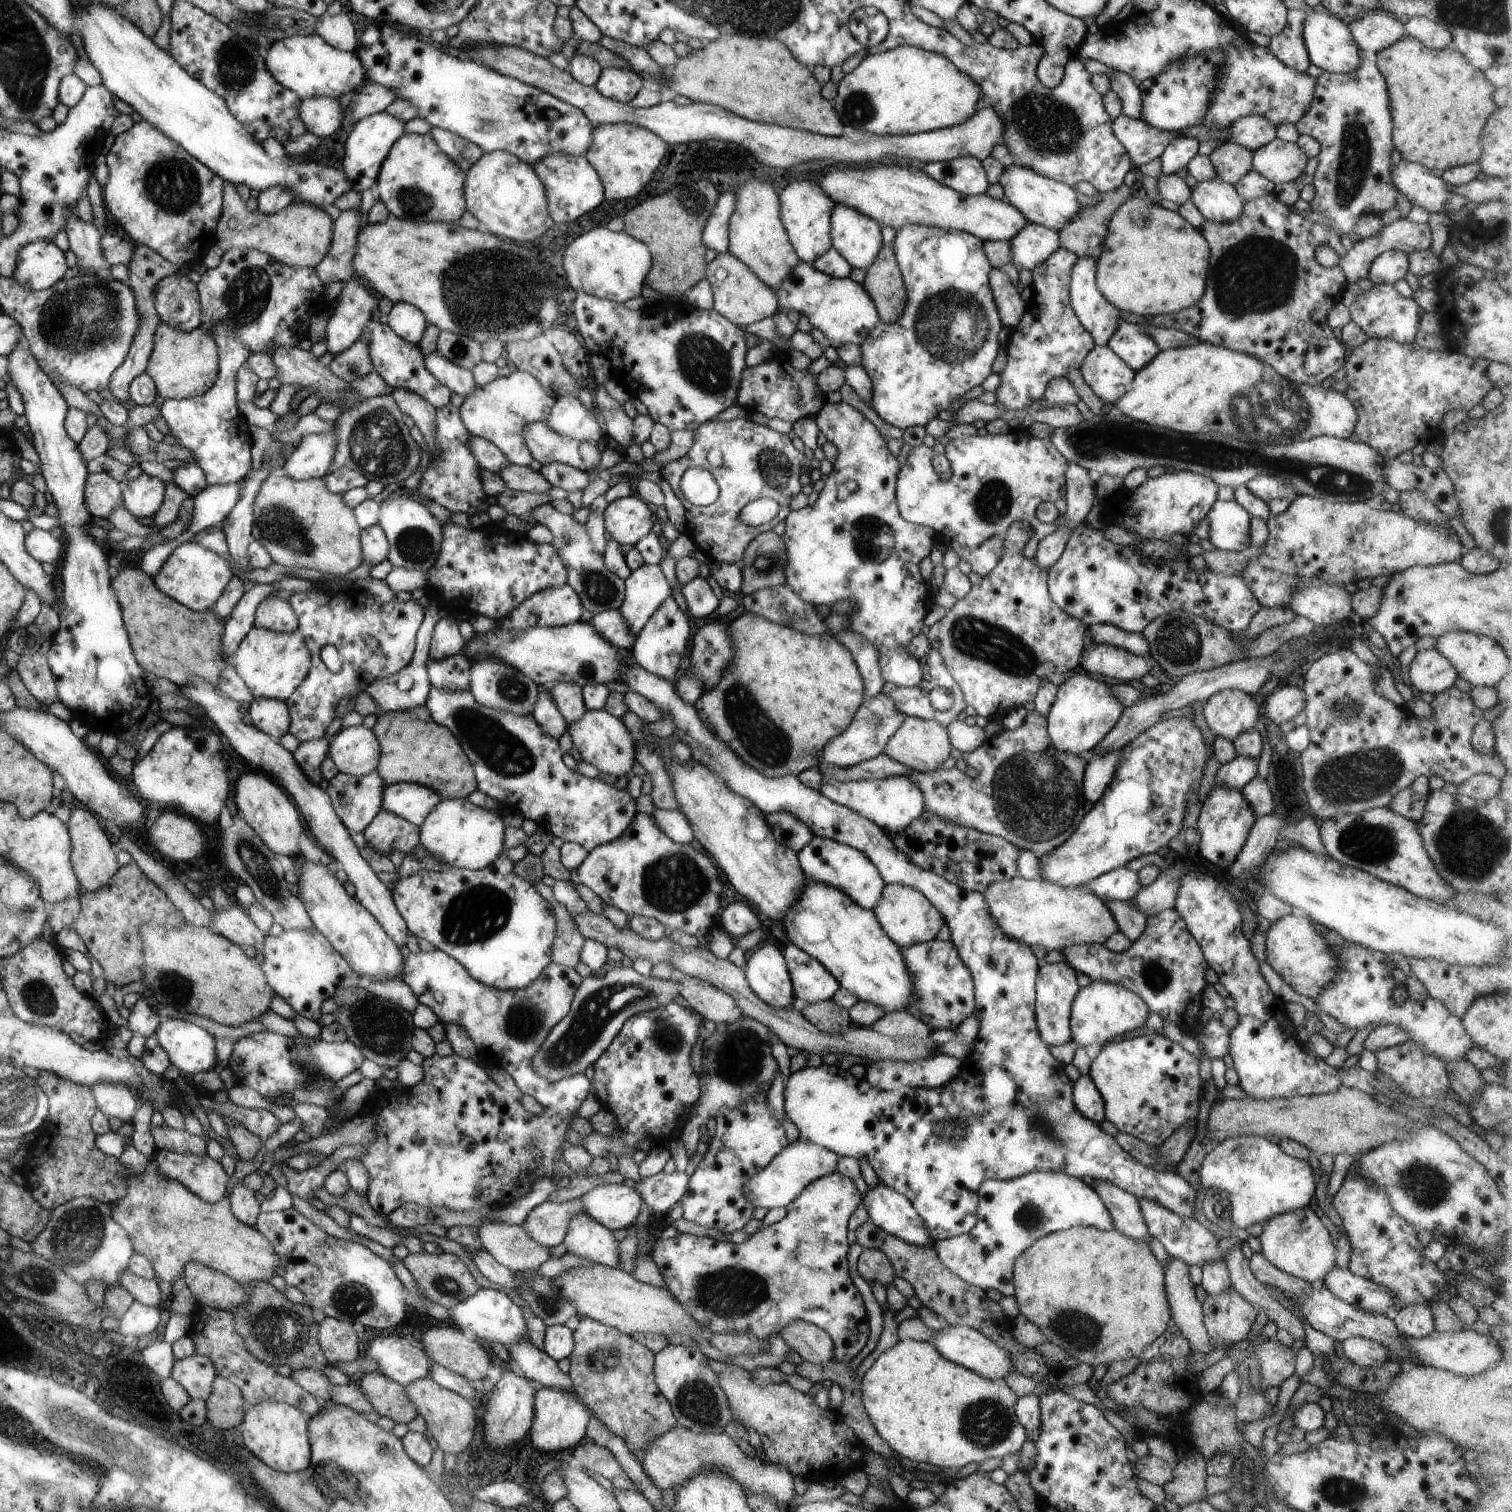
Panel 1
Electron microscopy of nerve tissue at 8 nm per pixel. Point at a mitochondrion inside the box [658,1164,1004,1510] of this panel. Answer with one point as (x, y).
(731, 1292)

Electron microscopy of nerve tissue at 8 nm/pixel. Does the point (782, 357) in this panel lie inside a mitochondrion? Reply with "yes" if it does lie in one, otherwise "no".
no

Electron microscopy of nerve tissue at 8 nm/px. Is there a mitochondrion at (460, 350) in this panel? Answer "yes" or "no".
yes

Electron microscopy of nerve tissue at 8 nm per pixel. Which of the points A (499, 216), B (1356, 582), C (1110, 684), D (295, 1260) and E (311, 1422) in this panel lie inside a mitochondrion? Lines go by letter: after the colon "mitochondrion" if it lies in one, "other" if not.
A: other
B: other
C: other
D: other
E: other

